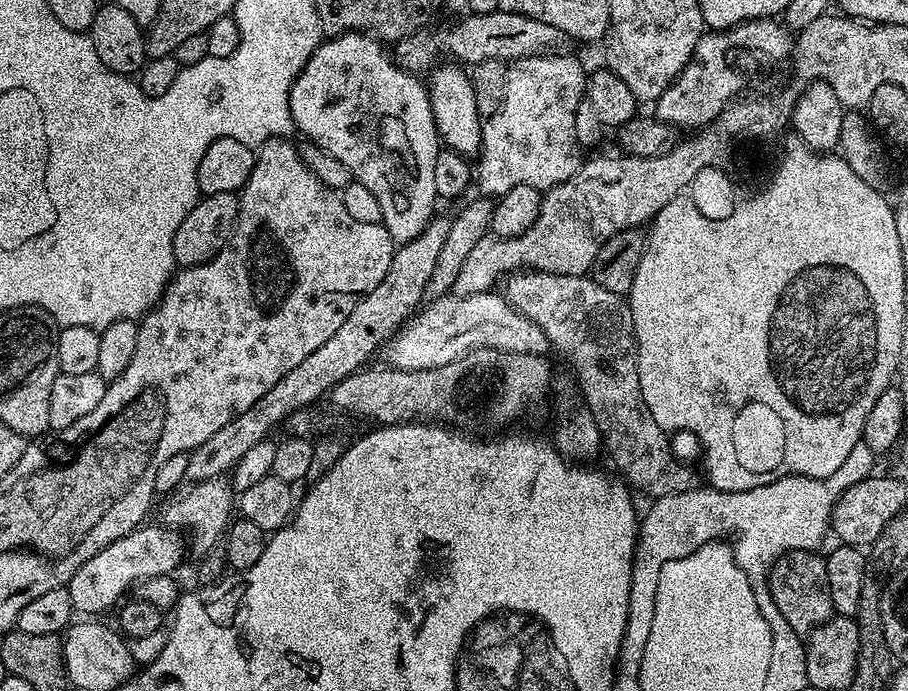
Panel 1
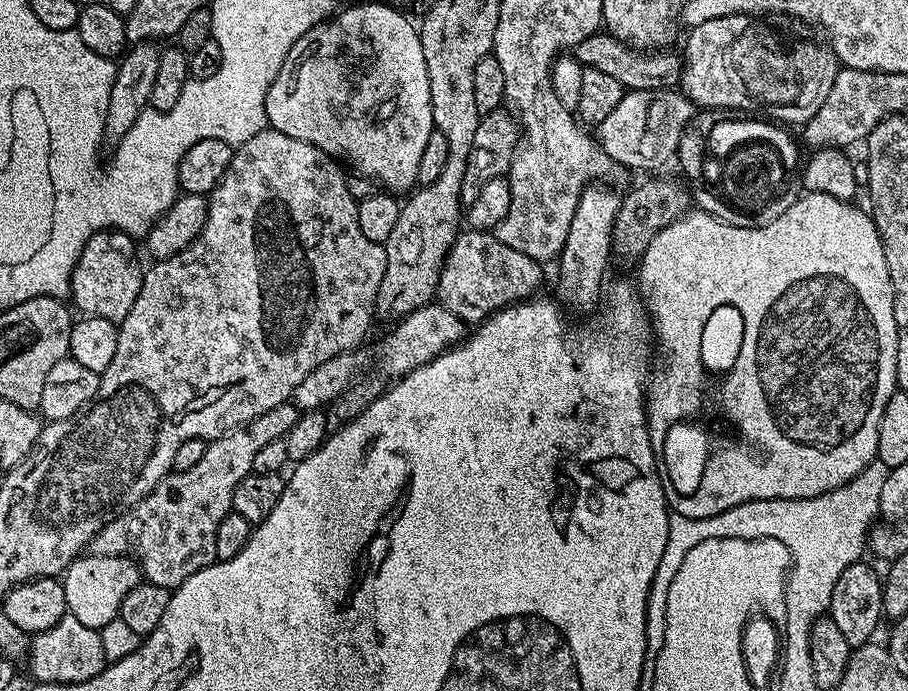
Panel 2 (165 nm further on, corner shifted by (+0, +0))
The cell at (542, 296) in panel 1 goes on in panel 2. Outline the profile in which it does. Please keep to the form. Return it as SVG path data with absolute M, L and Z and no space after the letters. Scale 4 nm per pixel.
M464 230L457 235L446 254L436 296L439 303L449 308L465 325L476 326L502 308L535 297L544 280L544 272L540 268L543 268L541 261L531 260L519 250L506 246L506 242L498 242L492 232Z

